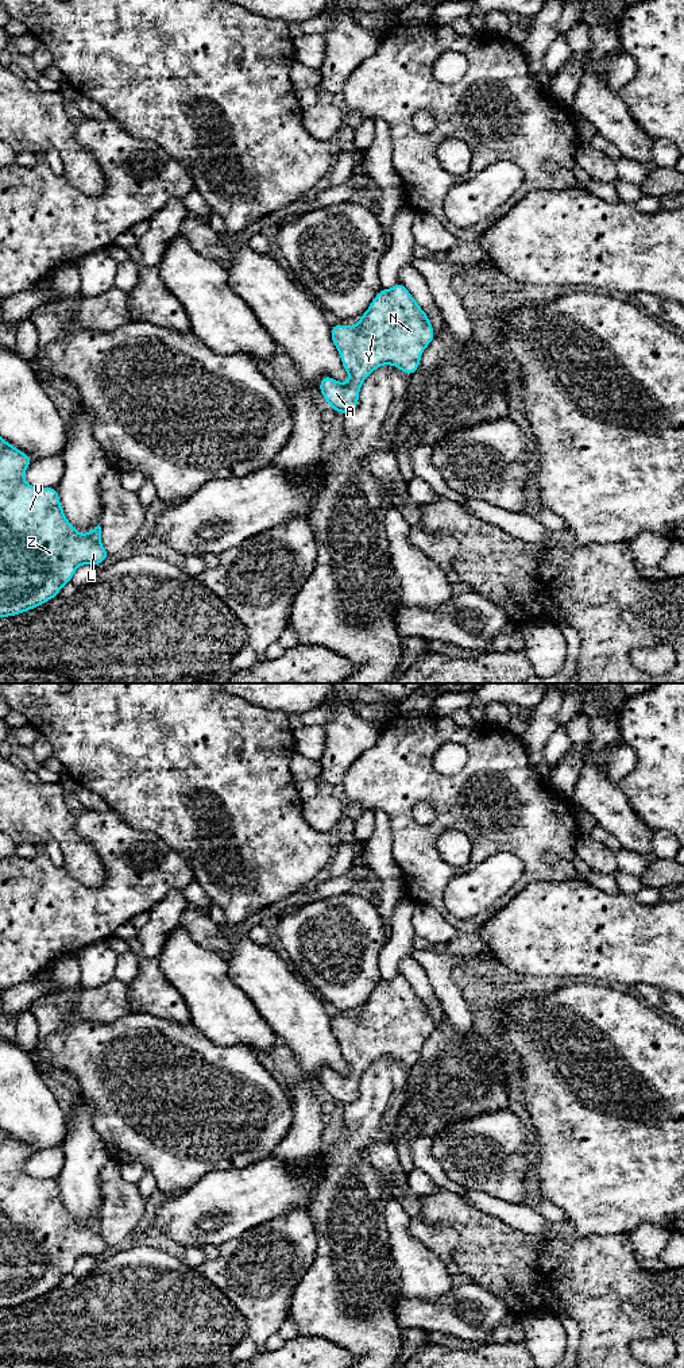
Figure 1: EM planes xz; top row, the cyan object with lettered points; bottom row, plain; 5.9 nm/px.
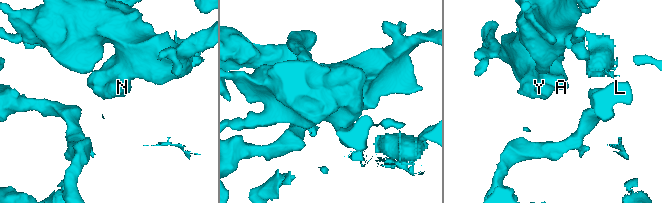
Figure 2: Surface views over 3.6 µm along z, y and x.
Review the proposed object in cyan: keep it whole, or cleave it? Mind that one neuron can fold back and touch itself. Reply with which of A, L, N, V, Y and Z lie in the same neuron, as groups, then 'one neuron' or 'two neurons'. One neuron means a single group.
A L N V Y Z; one neuron

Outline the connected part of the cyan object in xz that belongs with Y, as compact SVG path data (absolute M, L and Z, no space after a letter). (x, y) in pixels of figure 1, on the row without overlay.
M398 974L391 980L380 980L356 1017L332 1017L331 1029L349 1071L341 1075L324 1067L320 1071L320 1084L329 1099L345 1106L358 1098L362 1075L379 1057L390 1056L407 1067L414 1066L420 1059L421 1044L434 1030L434 1022L429 1007L411 989L407 979Z

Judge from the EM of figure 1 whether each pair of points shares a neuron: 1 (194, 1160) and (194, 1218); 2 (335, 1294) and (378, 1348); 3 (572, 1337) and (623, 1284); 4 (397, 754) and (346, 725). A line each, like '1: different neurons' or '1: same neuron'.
1: different neurons
2: same neuron
3: different neurons
4: different neurons

